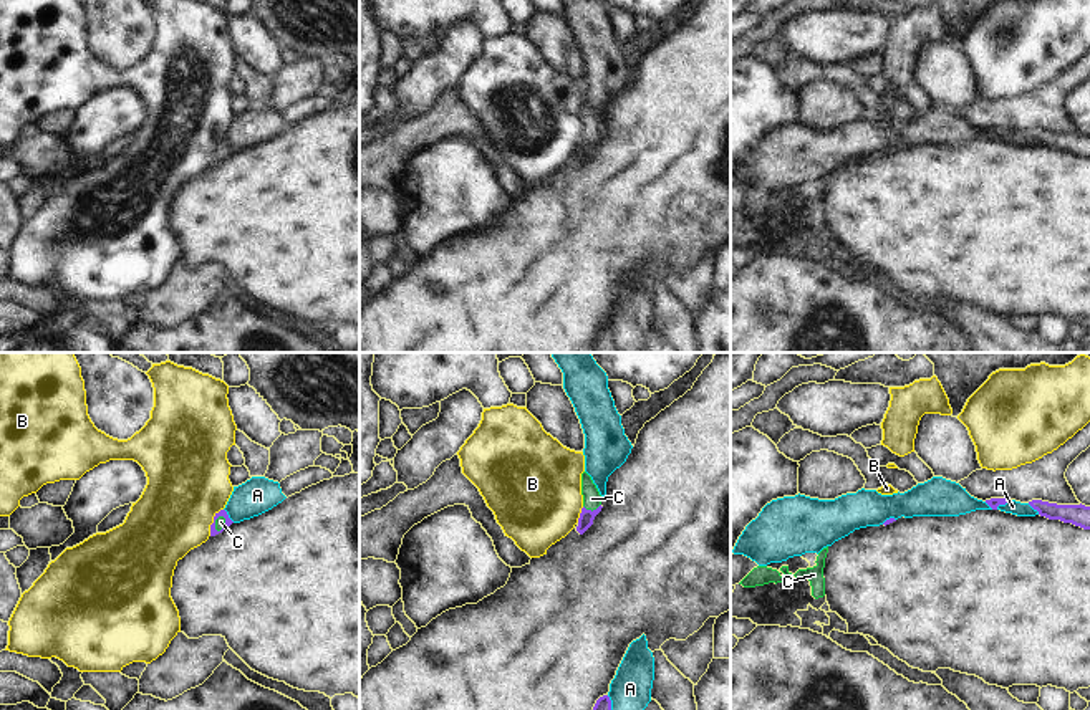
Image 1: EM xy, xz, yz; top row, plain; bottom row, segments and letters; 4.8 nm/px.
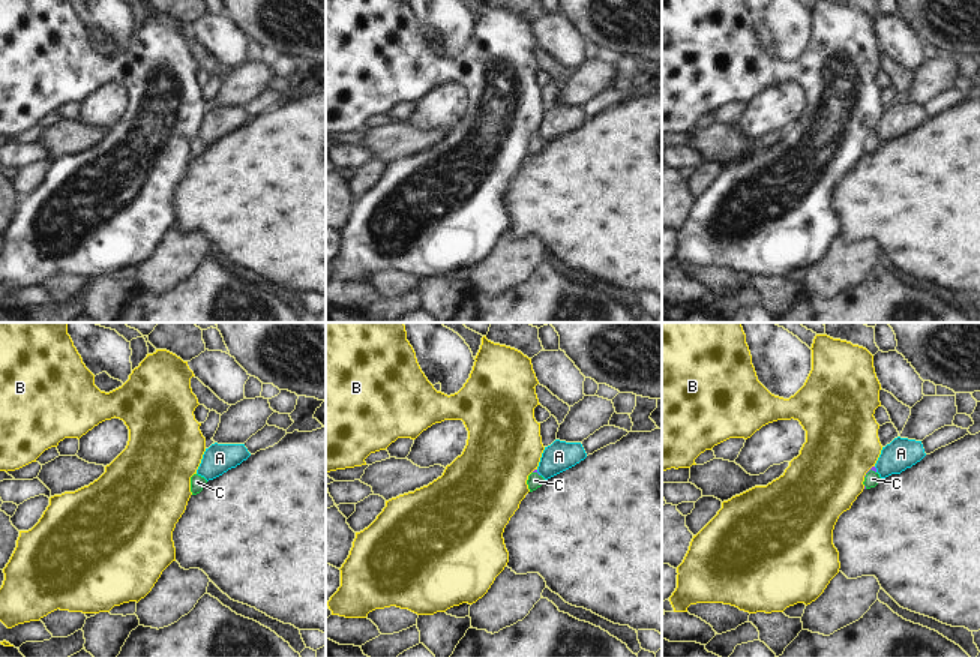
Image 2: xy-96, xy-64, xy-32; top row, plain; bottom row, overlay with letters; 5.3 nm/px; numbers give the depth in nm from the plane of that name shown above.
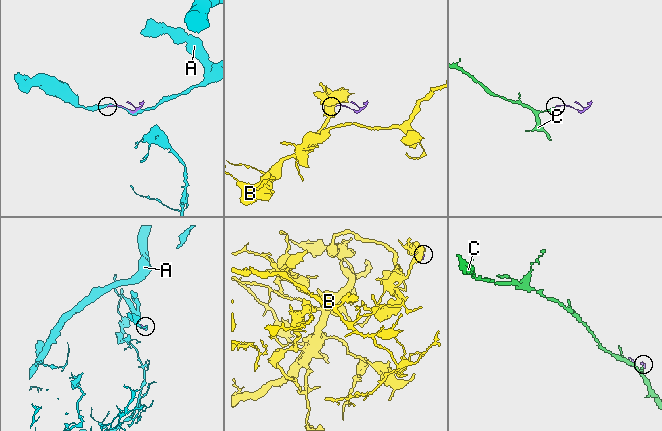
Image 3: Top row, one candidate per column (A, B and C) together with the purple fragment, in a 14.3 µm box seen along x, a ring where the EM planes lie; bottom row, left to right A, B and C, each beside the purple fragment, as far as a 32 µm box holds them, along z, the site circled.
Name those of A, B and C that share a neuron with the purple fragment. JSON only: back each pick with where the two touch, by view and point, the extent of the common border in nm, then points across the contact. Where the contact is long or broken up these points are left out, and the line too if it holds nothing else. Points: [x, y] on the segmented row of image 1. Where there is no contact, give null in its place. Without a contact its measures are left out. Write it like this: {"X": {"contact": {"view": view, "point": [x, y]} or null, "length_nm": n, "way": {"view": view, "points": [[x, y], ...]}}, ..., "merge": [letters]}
{"C": {"contact": {"view": "xz", "point": [590, 510]}, "length_nm": 90, "way": {"view": "xz", "points": [[587, 517], [590, 510], [592, 498]]}}, "merge": ["C"]}

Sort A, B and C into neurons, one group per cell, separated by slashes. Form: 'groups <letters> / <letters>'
groups A / B / C

